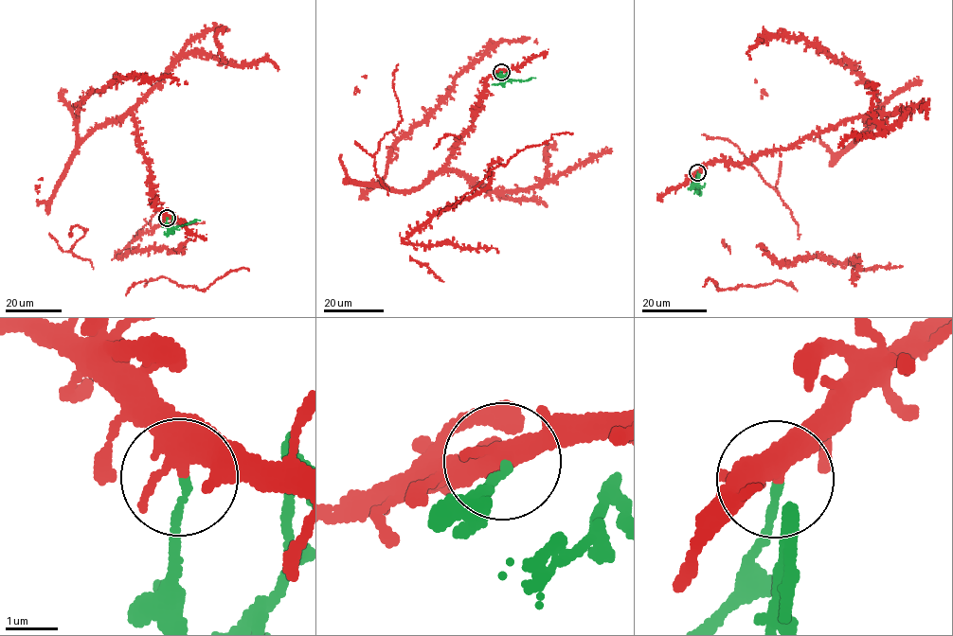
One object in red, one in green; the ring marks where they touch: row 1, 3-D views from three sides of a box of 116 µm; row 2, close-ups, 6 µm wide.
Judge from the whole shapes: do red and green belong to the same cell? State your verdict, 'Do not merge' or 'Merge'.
Do not merge

